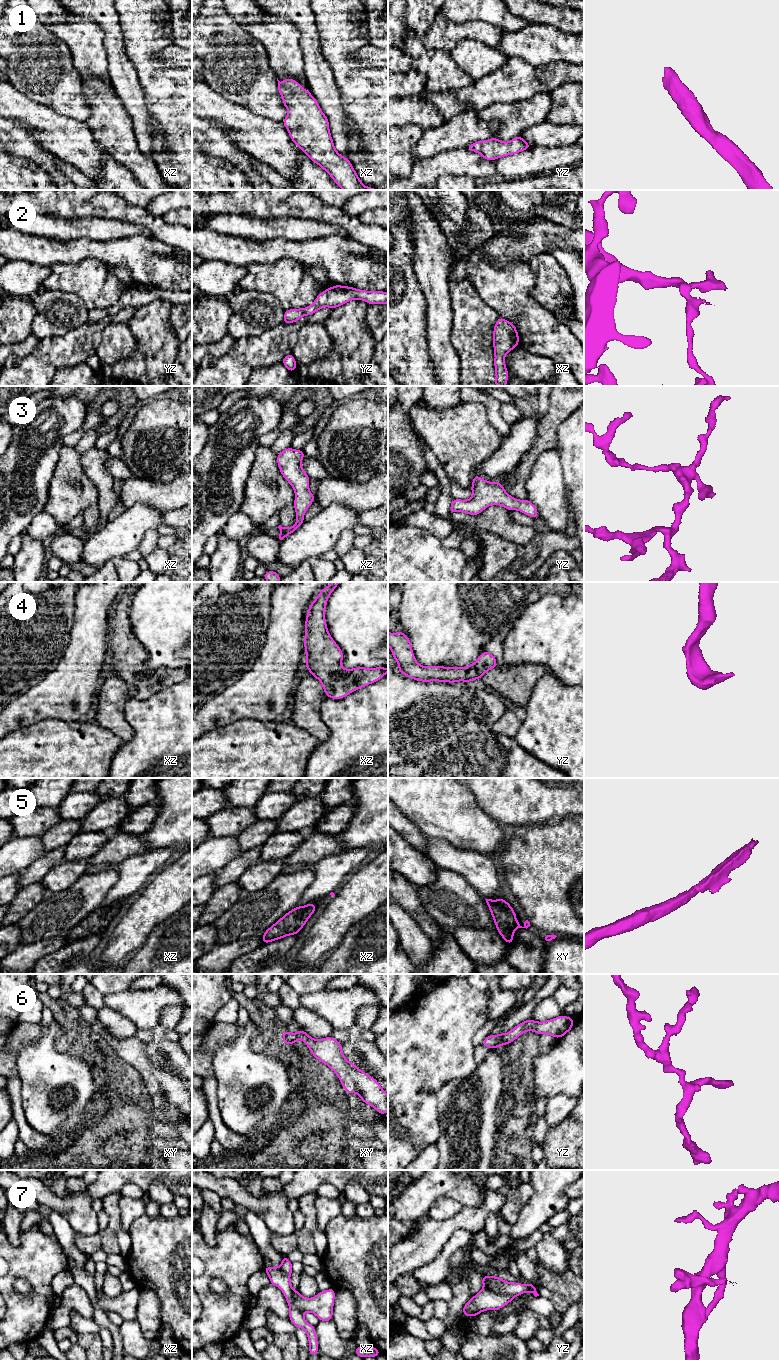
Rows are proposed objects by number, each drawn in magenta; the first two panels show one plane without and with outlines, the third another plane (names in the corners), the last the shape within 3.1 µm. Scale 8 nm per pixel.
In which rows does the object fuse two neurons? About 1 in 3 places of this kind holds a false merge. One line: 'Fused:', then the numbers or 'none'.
Fused: 7

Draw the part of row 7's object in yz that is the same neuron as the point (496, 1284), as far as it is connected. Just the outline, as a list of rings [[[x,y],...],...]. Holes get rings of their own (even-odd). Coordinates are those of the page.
[[[482,1276],[482,1284],[485,1288],[502,1295],[520,1295],[526,1292],[531,1292],[535,1297],[539,1296],[536,1291],[535,1285],[520,1284],[514,1282],[507,1282],[500,1277],[495,1276]]]

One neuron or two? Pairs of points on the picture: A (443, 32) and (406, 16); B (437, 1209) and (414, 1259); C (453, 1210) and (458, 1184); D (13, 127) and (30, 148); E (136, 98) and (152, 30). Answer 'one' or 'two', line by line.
A: two
B: two
C: two
D: one
E: two

